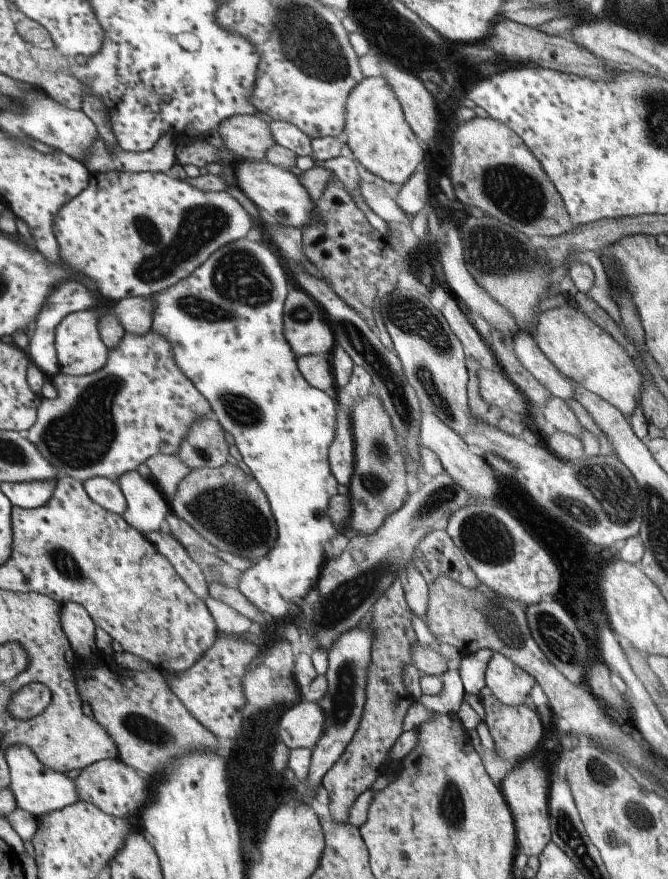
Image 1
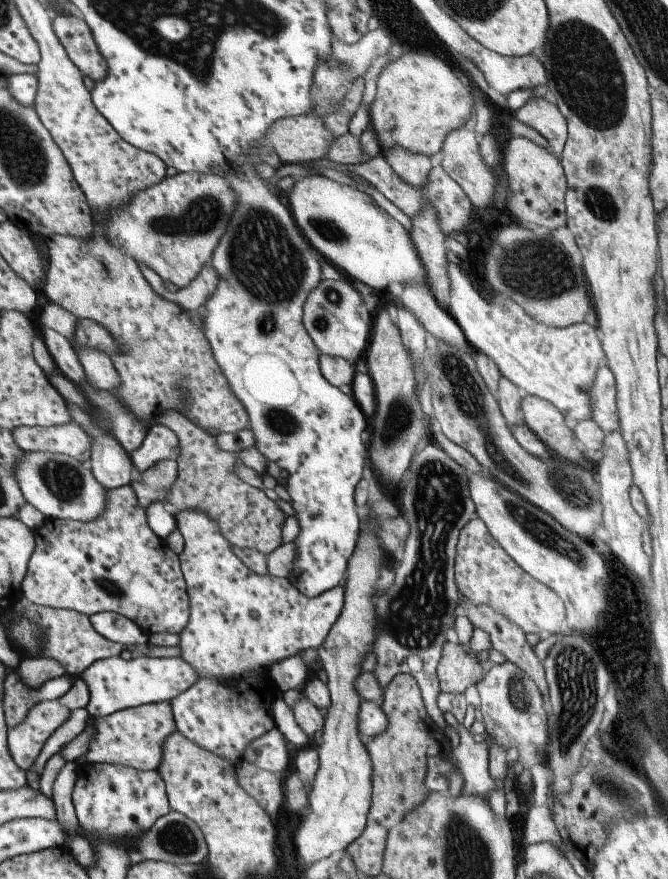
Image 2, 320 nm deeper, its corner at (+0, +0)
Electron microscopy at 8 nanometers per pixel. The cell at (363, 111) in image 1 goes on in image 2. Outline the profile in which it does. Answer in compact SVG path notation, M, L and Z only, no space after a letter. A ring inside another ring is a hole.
M409 50L391 61L376 80L369 123L377 135L381 155L391 147L403 147L431 156L441 149L447 133L461 129L473 110L473 96L455 76L455 70L433 53Z

